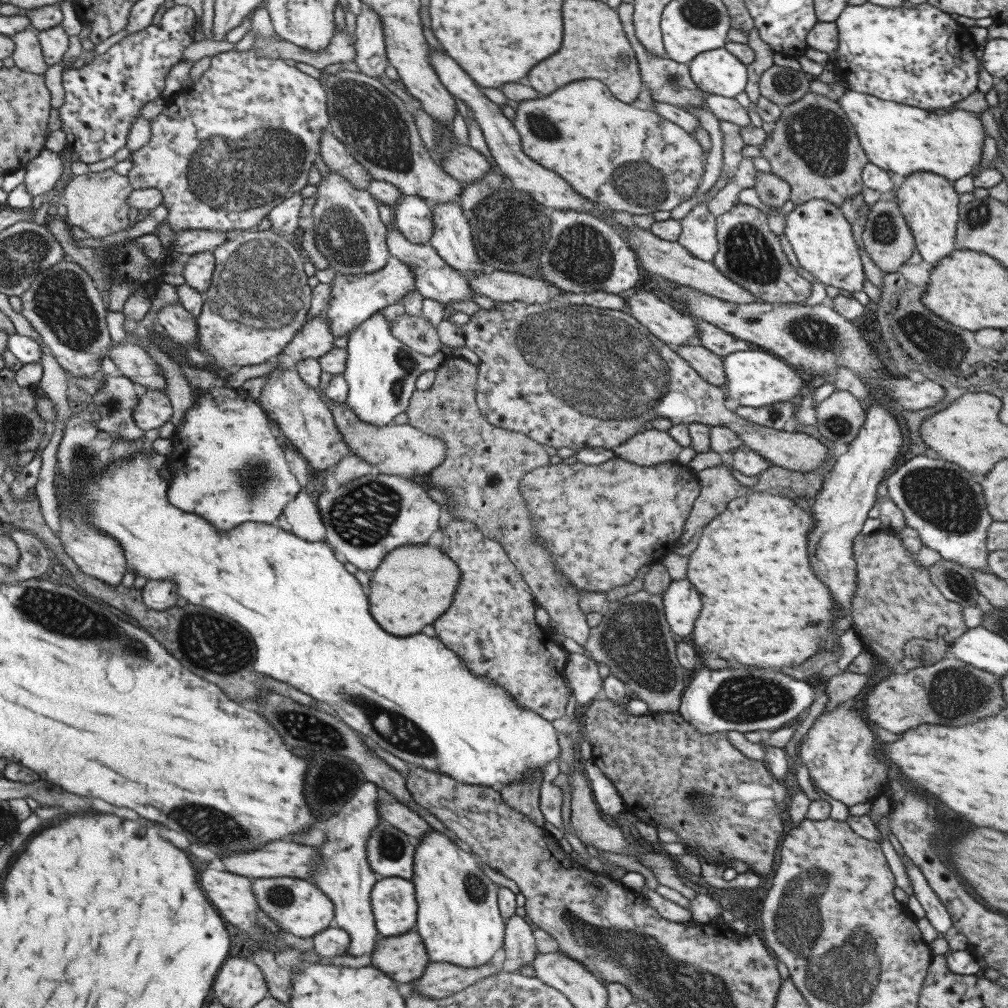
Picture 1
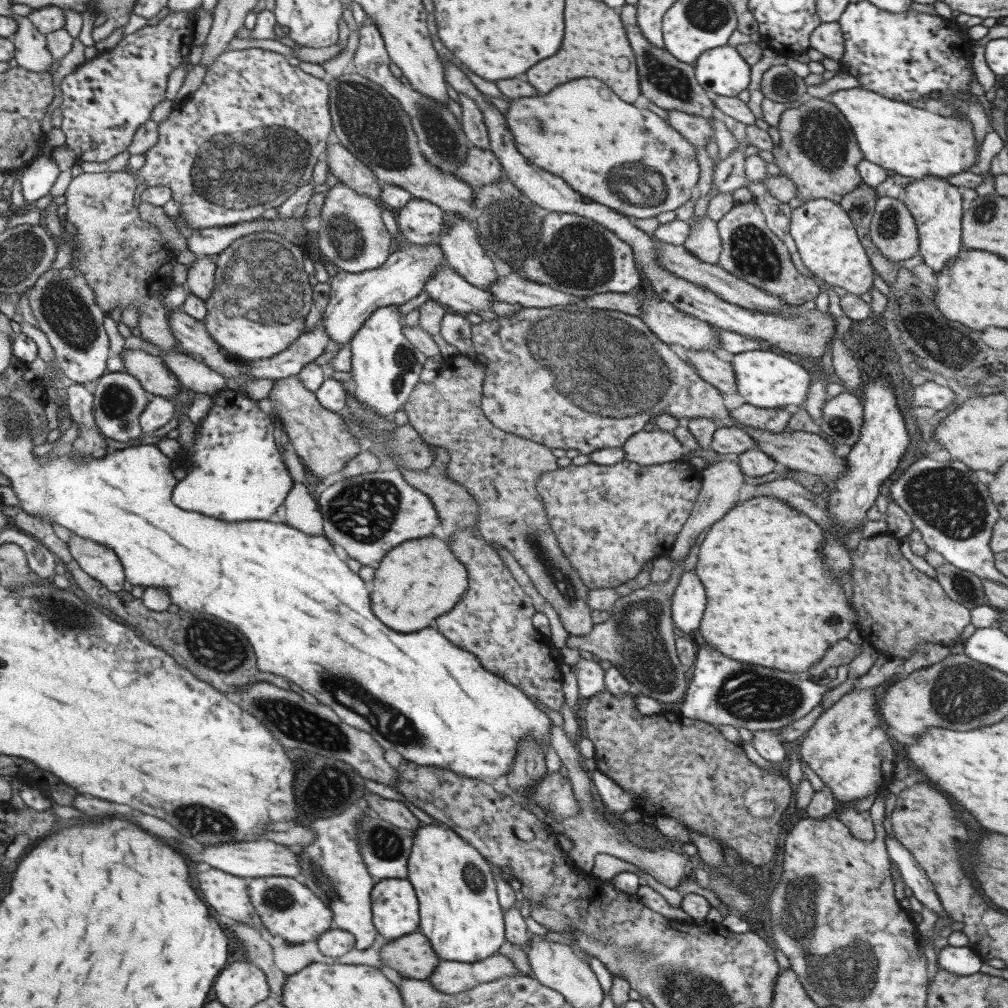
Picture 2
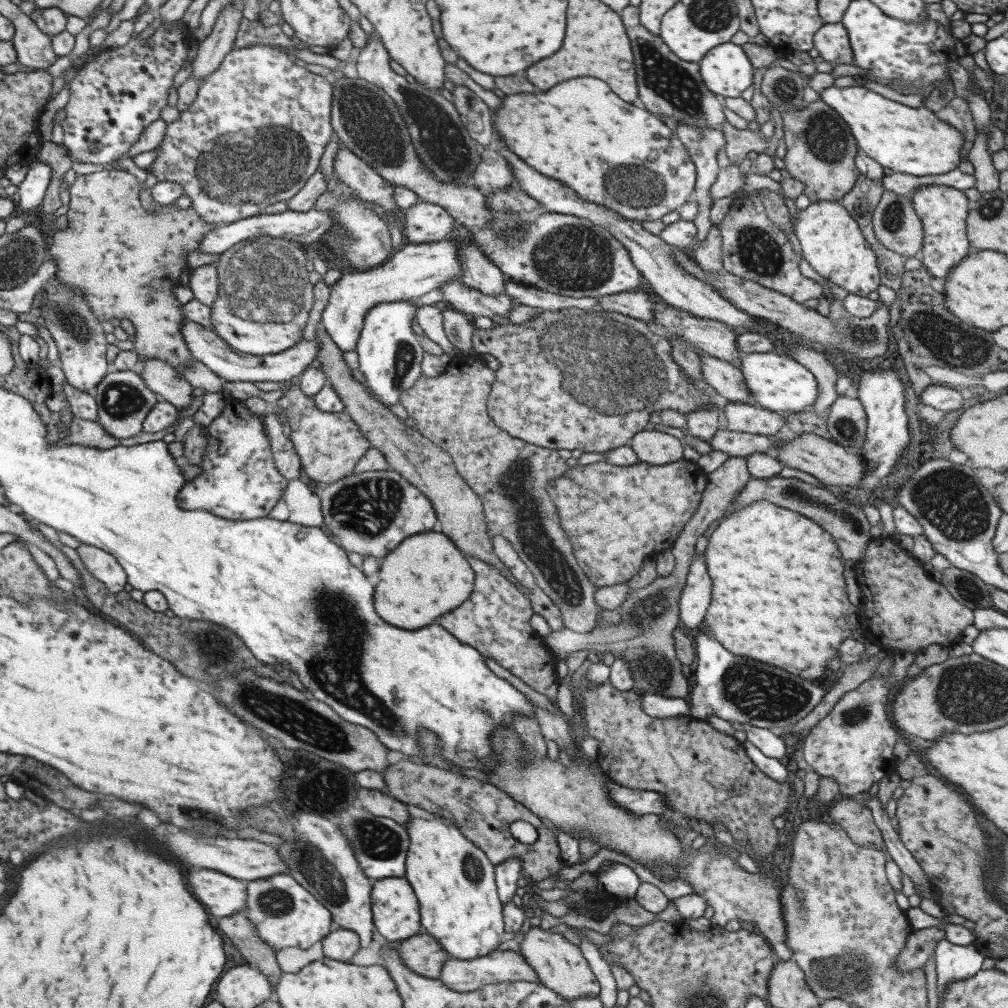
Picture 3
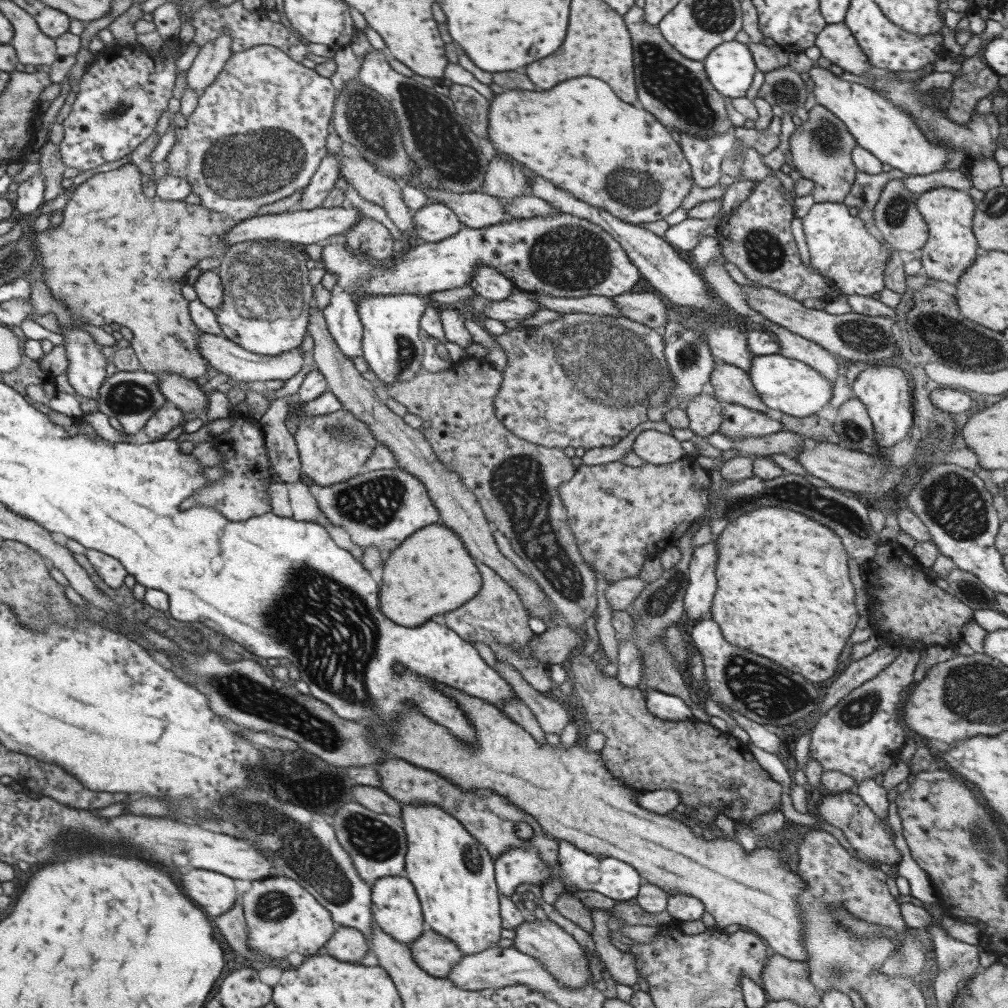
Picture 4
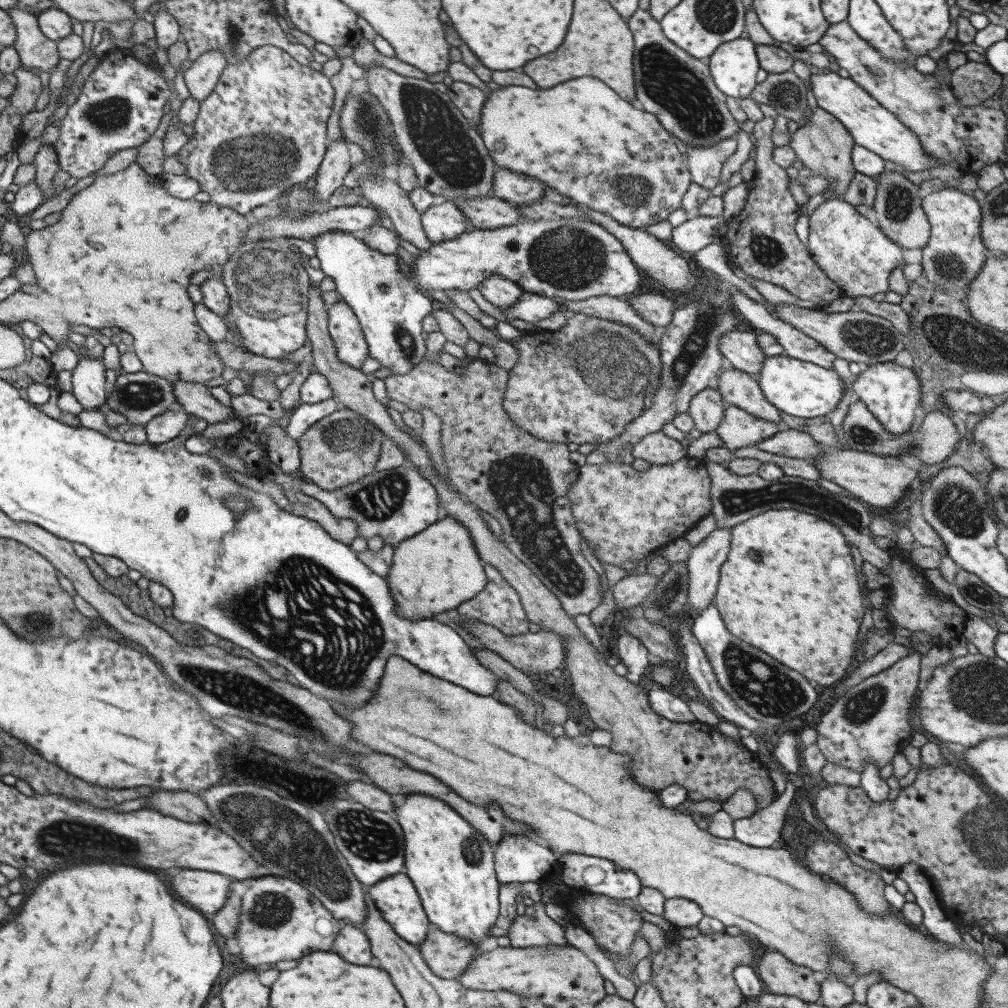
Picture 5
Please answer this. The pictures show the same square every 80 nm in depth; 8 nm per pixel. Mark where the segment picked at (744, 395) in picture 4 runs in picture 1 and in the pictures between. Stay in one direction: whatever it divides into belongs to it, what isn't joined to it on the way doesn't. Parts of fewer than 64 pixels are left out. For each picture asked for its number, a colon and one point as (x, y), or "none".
1: (707, 365)
2: (713, 371)
3: (727, 381)

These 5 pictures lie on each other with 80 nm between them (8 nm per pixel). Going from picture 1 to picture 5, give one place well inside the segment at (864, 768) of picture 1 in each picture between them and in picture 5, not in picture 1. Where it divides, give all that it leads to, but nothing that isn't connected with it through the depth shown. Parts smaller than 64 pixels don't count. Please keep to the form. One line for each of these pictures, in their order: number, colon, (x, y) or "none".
2: (846, 747)
3: (853, 743)
4: (859, 736)
5: (871, 721)

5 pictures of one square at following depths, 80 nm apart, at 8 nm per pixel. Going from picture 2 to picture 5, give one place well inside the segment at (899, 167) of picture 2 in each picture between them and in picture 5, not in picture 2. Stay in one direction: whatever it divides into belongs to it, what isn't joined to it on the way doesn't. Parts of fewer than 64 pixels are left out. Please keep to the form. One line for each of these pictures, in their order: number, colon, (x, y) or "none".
3: (913, 140)
4: (888, 132)
5: (871, 126)

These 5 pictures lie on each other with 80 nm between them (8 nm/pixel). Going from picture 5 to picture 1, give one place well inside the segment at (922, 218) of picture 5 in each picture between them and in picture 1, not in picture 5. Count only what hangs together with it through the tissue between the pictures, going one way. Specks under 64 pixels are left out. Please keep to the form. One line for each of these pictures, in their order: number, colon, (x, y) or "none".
1: (887, 239)
2: (892, 230)
3: (894, 222)
4: (901, 227)

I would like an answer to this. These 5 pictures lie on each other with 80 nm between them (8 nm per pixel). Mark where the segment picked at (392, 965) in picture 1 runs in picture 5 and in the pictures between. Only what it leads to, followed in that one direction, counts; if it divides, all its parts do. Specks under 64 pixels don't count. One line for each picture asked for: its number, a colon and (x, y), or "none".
2: (411, 956)
3: (421, 953)
4: (433, 953)
5: (447, 955)

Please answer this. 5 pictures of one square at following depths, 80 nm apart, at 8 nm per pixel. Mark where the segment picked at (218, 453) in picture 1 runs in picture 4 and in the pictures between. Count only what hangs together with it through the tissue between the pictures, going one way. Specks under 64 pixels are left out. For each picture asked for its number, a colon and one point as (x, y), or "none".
2: (234, 472)
3: (238, 481)
4: (240, 494)

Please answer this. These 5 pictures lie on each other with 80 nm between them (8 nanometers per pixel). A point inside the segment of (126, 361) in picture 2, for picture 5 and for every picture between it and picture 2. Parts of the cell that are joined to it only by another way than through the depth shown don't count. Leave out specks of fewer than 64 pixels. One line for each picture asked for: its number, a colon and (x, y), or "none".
3: (166, 383)
4: (184, 394)
5: (194, 398)

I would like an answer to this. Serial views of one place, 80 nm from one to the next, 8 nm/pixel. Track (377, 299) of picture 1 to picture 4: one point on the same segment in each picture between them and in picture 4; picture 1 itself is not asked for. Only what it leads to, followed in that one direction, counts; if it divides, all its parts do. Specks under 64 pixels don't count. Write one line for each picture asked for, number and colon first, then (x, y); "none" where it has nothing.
2: (353, 297)
3: (412, 270)
4: (562, 255)

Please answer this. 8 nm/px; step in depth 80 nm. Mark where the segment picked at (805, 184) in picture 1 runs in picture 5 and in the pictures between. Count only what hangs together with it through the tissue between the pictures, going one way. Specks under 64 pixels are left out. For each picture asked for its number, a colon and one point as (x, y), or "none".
2: (817, 151)
3: (820, 150)
4: (820, 146)
5: (821, 143)

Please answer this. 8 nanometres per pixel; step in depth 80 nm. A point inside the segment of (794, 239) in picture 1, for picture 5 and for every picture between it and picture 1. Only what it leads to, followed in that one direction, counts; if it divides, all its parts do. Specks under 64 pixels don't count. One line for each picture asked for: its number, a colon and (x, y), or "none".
2: (825, 238)
3: (831, 242)
4: (840, 248)
5: (853, 252)

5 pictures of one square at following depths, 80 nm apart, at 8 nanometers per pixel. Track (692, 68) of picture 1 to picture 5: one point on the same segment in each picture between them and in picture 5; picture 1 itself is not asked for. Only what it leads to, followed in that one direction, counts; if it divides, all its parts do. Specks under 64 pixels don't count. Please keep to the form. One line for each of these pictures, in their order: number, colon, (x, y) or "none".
2: (721, 70)
3: (725, 69)
4: (729, 67)
5: (733, 65)

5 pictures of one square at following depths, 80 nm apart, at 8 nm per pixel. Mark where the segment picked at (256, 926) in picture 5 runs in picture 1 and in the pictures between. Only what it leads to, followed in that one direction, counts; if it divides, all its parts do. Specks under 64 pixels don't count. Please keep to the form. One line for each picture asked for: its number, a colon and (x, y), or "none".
1: (297, 906)
2: (288, 909)
3: (284, 914)
4: (281, 917)

